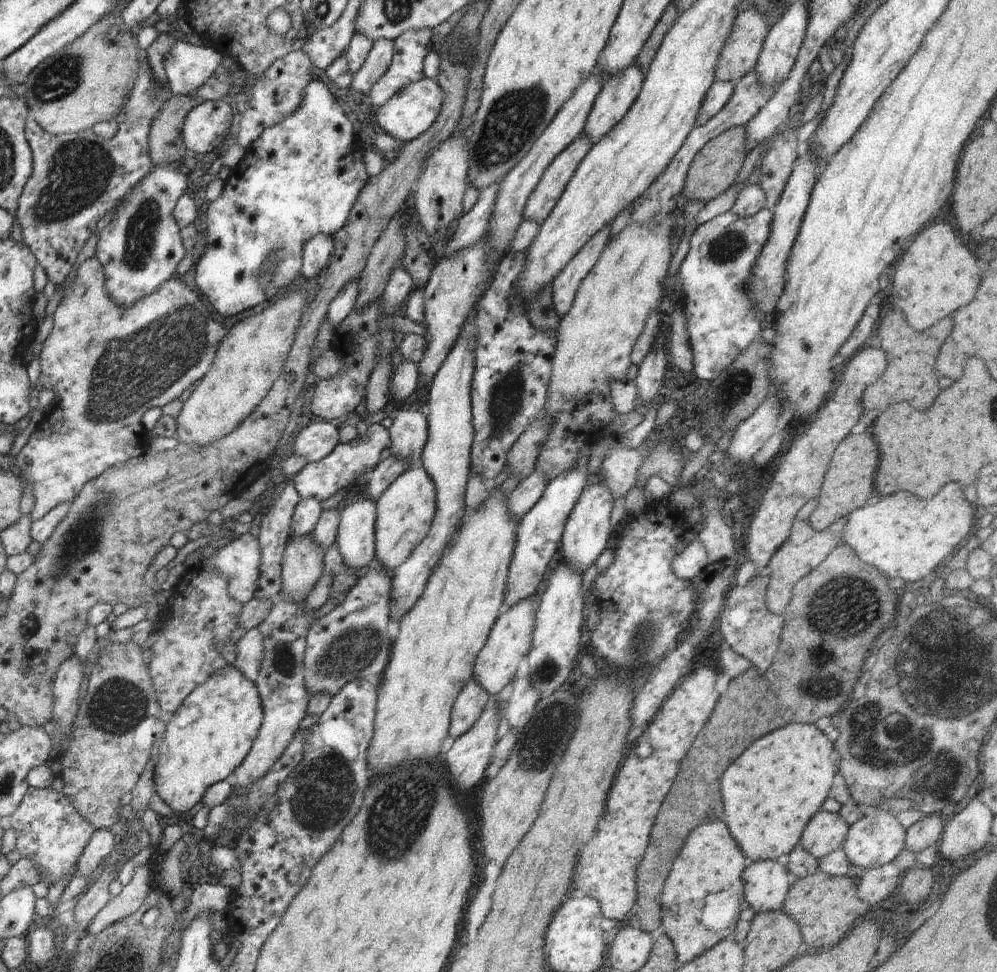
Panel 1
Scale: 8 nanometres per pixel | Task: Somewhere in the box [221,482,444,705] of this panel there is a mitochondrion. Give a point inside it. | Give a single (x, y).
(350, 653)

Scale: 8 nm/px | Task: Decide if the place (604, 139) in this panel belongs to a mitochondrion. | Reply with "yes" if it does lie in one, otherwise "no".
no

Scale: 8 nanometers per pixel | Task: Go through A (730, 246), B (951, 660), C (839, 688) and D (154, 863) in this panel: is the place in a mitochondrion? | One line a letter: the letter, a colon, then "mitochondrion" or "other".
A: mitochondrion
B: mitochondrion
C: mitochondrion
D: other

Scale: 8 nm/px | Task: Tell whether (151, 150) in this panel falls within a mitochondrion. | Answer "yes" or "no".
no

